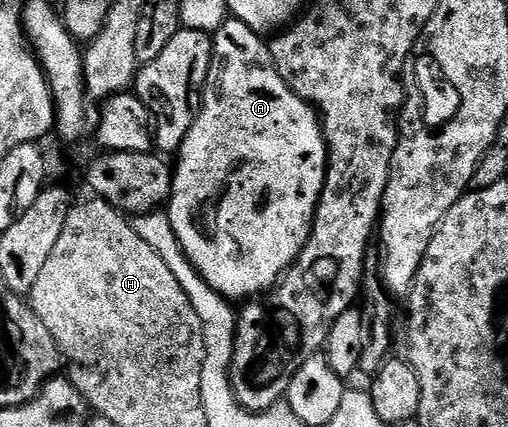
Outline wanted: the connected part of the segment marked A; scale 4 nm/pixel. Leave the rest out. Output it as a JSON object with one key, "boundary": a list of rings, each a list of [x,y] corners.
{"boundary":[[[226,20],[221,27],[219,27],[215,33],[212,35],[213,40],[213,67],[209,70],[209,81],[205,84],[205,89],[203,91],[203,101],[201,103],[201,110],[197,113],[197,119],[195,124],[191,128],[191,132],[187,132],[185,137],[185,142],[181,145],[179,153],[176,155],[177,166],[175,162],[175,169],[173,170],[173,195],[169,198],[167,203],[167,213],[169,219],[171,220],[171,228],[175,228],[175,236],[179,240],[179,244],[183,248],[185,255],[189,258],[189,263],[195,267],[195,269],[201,274],[201,278],[206,284],[209,285],[217,294],[222,294],[224,298],[230,300],[236,300],[236,298],[241,298],[240,300],[253,300],[258,296],[264,295],[266,292],[272,291],[274,287],[280,283],[284,273],[301,257],[303,248],[307,244],[309,239],[309,233],[313,230],[313,217],[317,214],[317,205],[321,199],[321,193],[325,187],[325,171],[329,168],[329,148],[325,140],[325,132],[323,129],[323,123],[319,117],[318,111],[314,107],[310,106],[308,102],[304,102],[302,98],[299,97],[297,93],[293,91],[290,86],[285,83],[283,76],[278,72],[277,67],[273,64],[273,55],[271,53],[270,47],[265,46],[263,43],[262,35],[255,33],[251,28],[247,28],[247,24],[236,20]]]}

